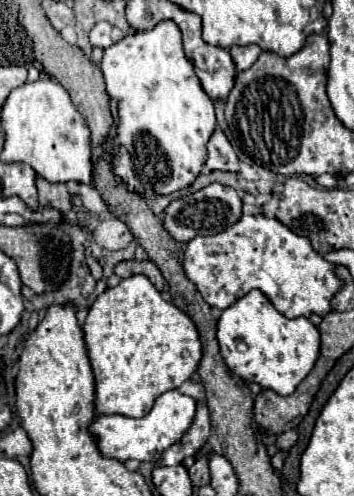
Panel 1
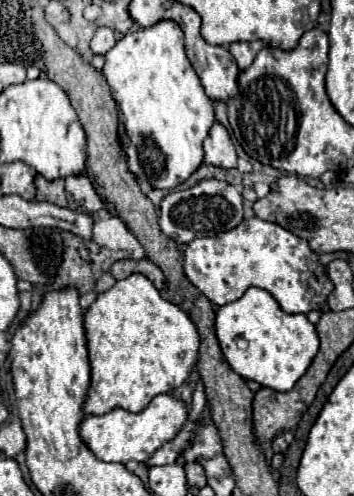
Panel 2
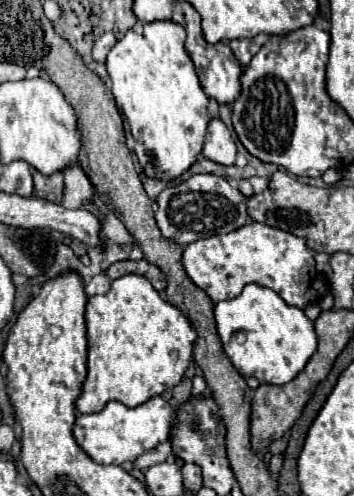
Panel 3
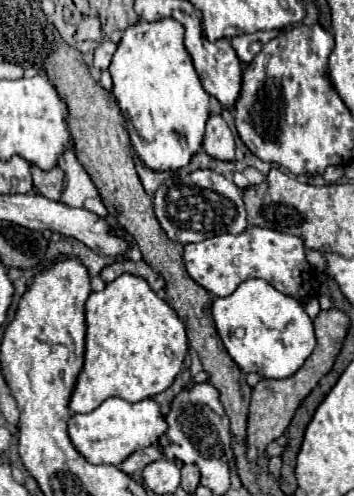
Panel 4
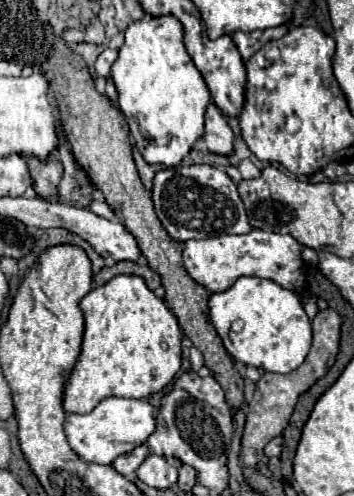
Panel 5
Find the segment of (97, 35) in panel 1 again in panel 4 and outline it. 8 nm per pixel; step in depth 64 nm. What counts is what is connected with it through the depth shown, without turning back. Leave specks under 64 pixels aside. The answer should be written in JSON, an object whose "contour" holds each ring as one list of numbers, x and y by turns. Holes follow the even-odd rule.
{"contour":[[104,40,104,42,98,46,96,54,94,54,94,66,96,66,98,70,108,70,114,52,116,52,116,44,110,42,110,40]]}

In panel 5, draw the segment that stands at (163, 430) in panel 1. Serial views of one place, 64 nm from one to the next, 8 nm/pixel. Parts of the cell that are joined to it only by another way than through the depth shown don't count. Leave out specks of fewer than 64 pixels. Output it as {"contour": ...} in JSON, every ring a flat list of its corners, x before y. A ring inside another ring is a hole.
{"contour":[[106,398,88,414,66,414,64,432,68,436,70,448,84,460,96,464,112,464,120,454,146,442,146,438,156,430,154,408,148,400,126,400,126,398]]}

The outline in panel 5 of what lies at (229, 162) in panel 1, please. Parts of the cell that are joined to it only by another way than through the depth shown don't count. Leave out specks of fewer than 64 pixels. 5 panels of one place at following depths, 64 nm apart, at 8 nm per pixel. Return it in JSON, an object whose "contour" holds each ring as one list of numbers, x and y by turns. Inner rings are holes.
{"contour":[[210,104,206,108,206,130,204,130,202,140,204,140,204,146,210,152,216,152,216,154,222,154,222,156,232,154,234,134,230,130,224,114,214,104]]}

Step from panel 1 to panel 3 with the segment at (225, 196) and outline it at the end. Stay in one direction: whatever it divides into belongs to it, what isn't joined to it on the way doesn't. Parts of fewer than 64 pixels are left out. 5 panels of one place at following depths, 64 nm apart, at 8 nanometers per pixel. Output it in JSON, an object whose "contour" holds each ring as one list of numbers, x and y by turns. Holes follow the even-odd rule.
{"contour":[[194,174,188,180,170,182,156,198,156,222,162,234,176,244,190,244,214,234,228,234,244,226,248,214,244,196,218,174]]}

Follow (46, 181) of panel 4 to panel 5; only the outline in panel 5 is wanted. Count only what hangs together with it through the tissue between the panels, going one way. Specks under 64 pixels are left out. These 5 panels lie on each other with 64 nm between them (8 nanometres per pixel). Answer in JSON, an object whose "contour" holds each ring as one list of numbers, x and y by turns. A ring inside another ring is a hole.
{"contour":[[50,152,46,160,28,156,26,162,30,168,30,176,32,176,32,188,36,190,36,194,42,198,56,196,56,188,62,178,62,164,56,152]]}

